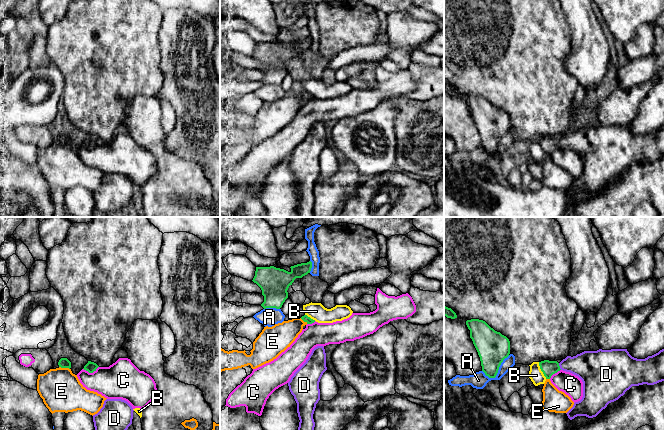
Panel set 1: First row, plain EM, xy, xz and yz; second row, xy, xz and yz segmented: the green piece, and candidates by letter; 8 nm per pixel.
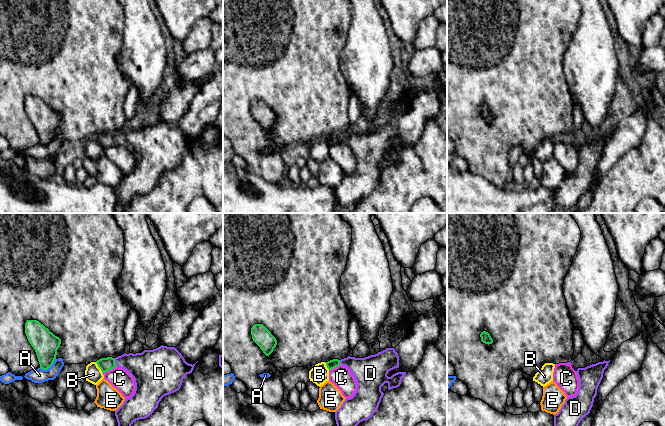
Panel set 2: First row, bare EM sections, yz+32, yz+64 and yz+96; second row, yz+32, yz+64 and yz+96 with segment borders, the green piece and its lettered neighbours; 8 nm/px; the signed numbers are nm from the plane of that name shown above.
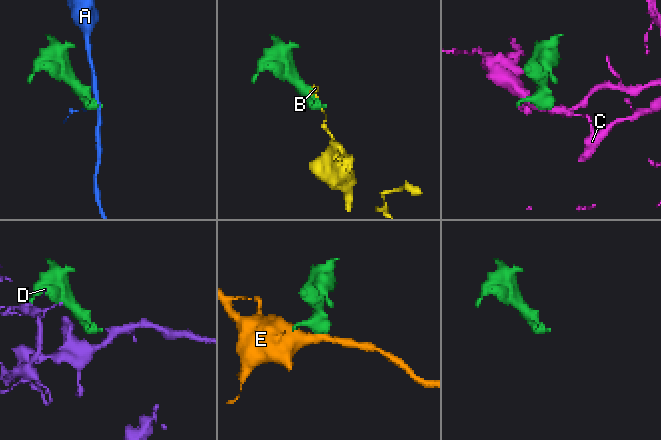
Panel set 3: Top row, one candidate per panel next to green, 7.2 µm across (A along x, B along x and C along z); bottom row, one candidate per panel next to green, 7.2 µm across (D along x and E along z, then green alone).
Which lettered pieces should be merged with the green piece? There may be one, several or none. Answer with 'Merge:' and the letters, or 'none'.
Merge: D

